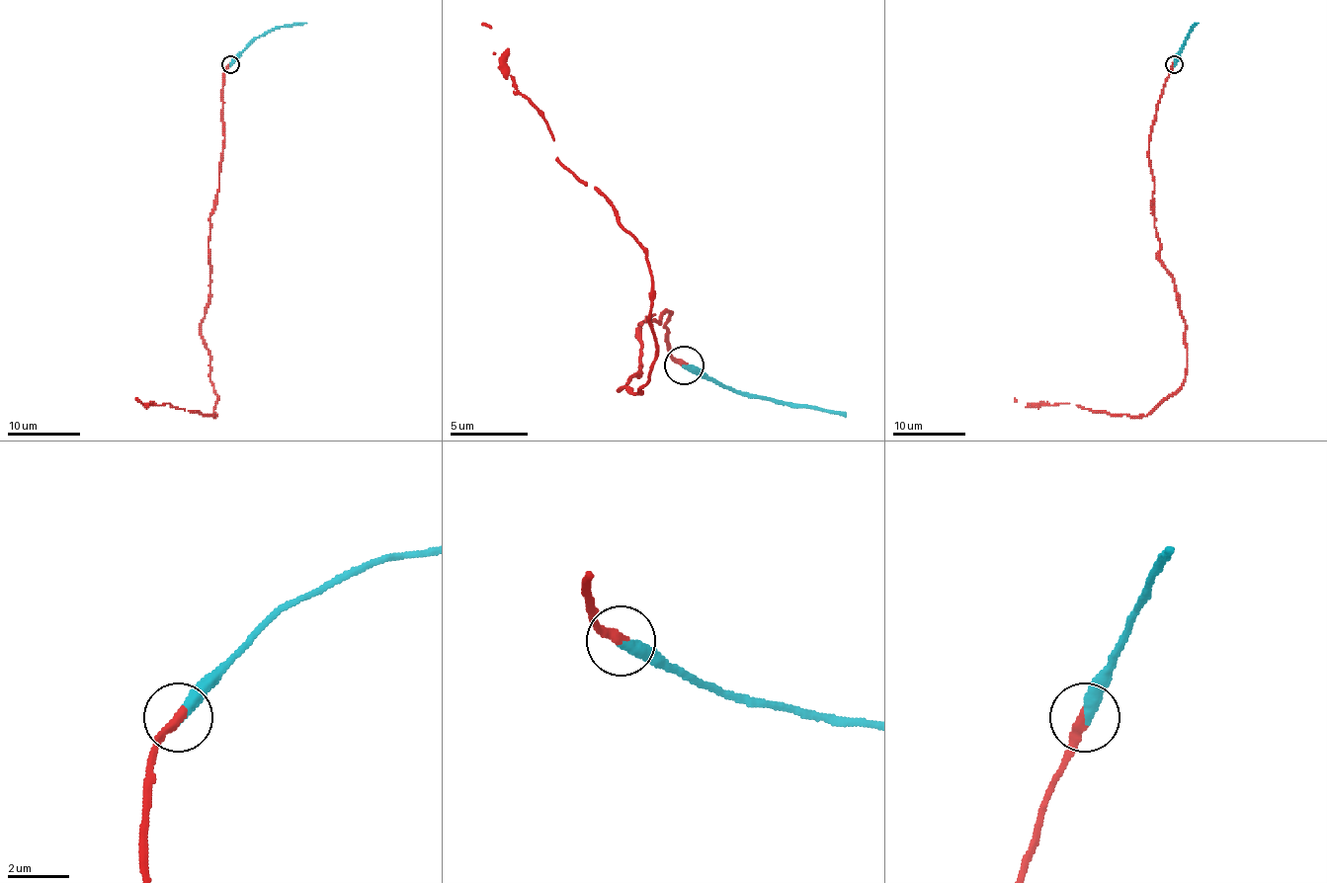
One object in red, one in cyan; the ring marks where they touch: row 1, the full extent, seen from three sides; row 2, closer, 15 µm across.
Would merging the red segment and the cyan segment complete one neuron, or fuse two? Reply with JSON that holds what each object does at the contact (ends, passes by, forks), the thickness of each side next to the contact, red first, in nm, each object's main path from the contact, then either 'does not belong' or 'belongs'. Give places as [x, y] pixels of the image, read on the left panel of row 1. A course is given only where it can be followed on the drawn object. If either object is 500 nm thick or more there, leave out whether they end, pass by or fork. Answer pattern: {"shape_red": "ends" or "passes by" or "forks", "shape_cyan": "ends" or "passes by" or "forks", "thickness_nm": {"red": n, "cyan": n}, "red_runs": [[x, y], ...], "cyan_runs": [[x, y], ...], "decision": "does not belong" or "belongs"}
{"shape_red": "ends", "shape_cyan": "ends", "thickness_nm": {"red": 340, "cyan": 380}, "red_runs": [[230, 64], [222, 83], [219, 192], [209, 216], [208, 307], [201, 322], [215, 416], [135, 398]], "cyan_runs": [[230, 64], [261, 36], [281, 27], [306, 23]], "decision": "belongs"}

